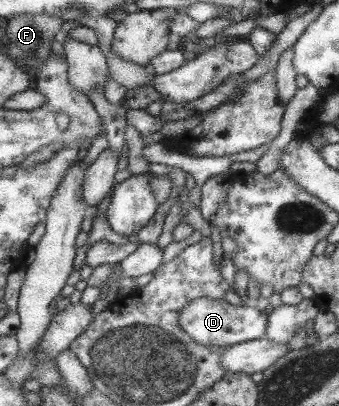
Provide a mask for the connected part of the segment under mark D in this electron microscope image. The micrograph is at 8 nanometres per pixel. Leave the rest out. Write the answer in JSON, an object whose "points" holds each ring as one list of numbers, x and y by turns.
{"points":[[200,297,194,299,188,306,182,308,178,317,178,327,196,345,228,347,248,341,264,338,268,323,268,314,258,307,250,308,247,305,231,306,224,302,217,302,216,299]]}

